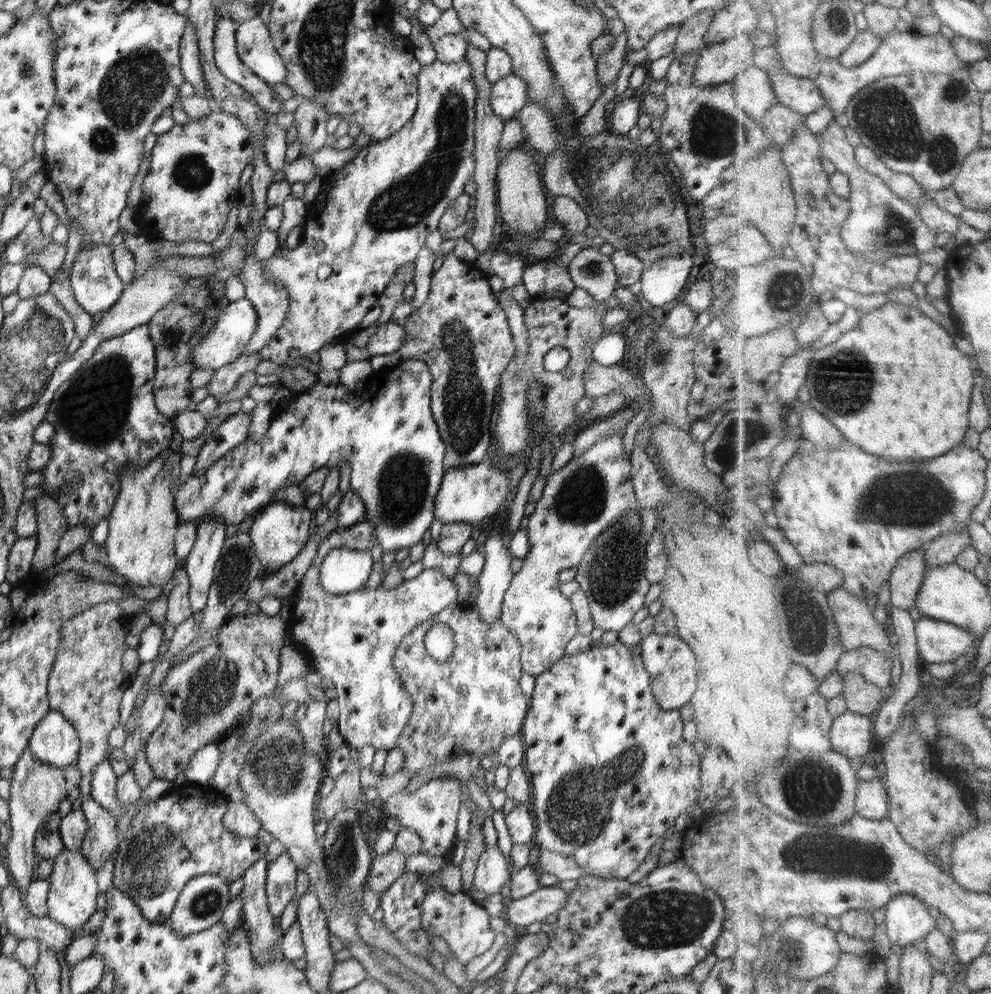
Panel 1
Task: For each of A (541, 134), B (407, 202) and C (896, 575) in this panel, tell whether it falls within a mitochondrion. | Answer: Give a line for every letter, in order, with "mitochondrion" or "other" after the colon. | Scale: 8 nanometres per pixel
A: other
B: mitochondrion
C: other

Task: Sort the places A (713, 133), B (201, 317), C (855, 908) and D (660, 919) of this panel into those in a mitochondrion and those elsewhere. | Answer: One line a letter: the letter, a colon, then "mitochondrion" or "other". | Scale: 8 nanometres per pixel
A: mitochondrion
B: mitochondrion
C: other
D: mitochondrion

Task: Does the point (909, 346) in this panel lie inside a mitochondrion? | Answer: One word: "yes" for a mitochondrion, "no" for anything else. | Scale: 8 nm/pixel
no

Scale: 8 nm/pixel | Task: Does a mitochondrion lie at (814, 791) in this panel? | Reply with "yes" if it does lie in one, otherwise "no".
yes

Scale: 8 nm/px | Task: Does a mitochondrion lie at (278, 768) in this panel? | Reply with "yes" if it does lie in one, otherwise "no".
yes

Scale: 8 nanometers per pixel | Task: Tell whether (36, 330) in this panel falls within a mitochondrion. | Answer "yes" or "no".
yes

